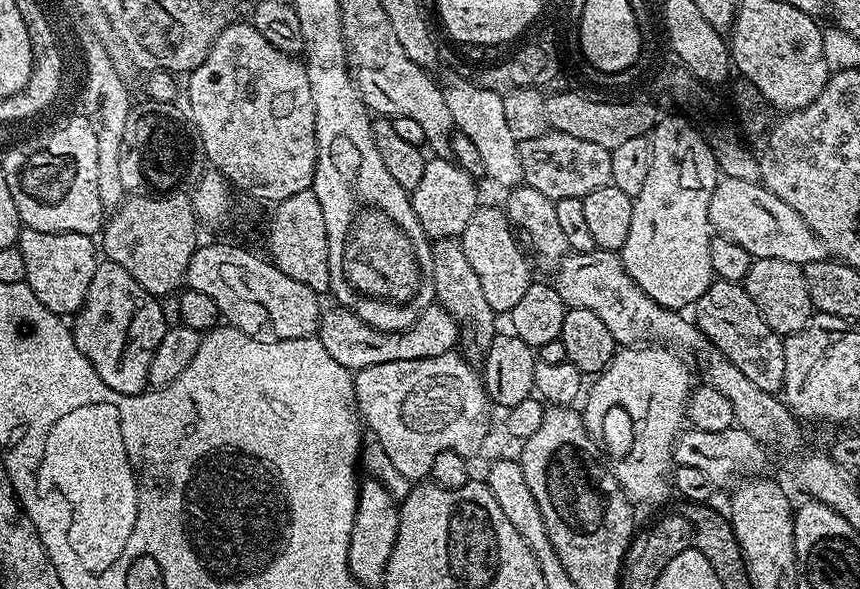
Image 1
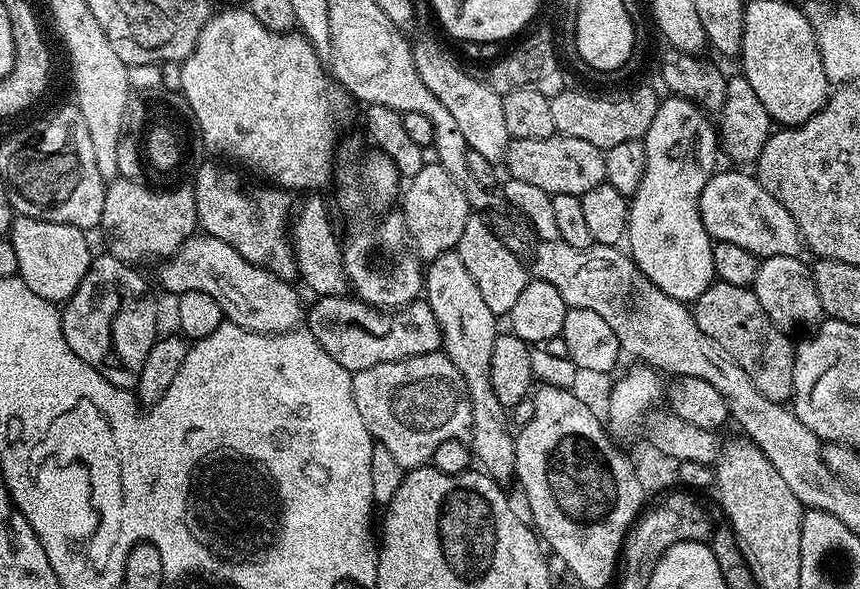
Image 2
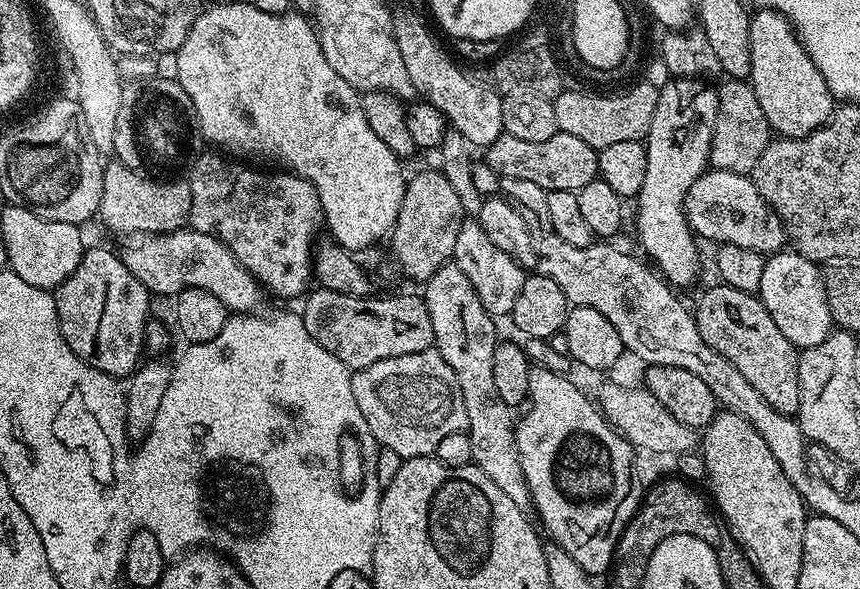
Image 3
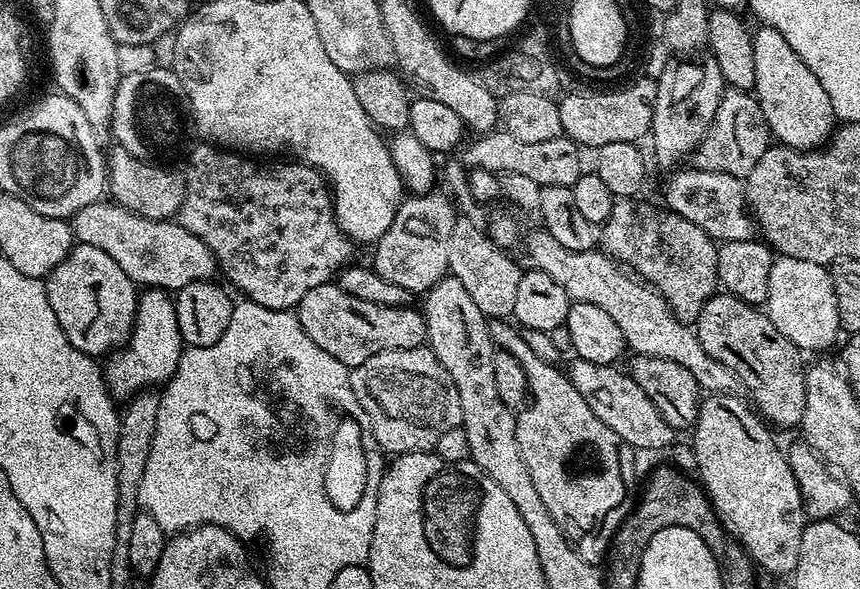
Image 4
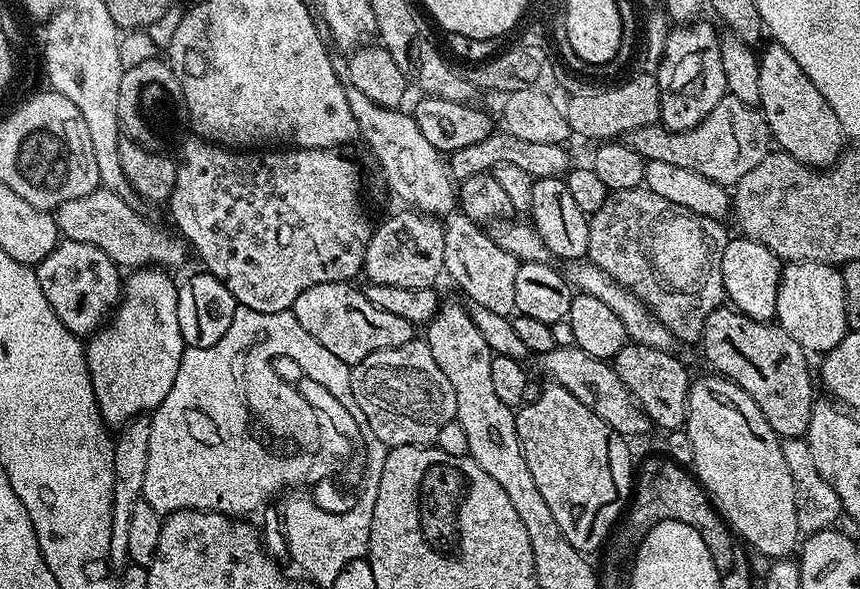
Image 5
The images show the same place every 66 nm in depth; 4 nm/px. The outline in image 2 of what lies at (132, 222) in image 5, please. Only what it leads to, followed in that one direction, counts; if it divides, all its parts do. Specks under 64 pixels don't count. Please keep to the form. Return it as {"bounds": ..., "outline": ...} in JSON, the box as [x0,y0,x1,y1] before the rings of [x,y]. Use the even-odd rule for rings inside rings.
{"bounds":[159,234,306,332],"outline":[[[207,234],[192,235],[175,254],[167,257],[159,268],[160,284],[166,291],[179,294],[190,290],[202,290],[202,294],[210,294],[210,298],[214,298],[214,302],[222,306],[227,323],[237,324],[251,332],[291,332],[299,325],[296,324],[299,320],[301,323],[306,312],[305,305],[300,305],[295,283],[278,278],[260,264],[246,262],[246,258],[242,258],[242,254],[234,250],[234,246]]]}

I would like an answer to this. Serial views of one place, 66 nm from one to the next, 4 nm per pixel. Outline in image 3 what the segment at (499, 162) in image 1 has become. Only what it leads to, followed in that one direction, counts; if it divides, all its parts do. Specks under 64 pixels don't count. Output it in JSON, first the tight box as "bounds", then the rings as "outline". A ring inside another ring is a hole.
{"bounds":[392,11,504,150],"outline":[[[405,11],[393,19],[392,29],[398,42],[398,51],[402,53],[402,63],[410,73],[410,82],[427,103],[433,104],[444,115],[445,121],[451,127],[458,129],[468,139],[469,145],[480,150],[487,148],[490,142],[494,142],[494,138],[504,132],[501,93],[487,83],[475,84],[459,68],[460,64],[440,49],[440,44],[432,37],[431,30],[419,20],[420,16],[415,11]]]}

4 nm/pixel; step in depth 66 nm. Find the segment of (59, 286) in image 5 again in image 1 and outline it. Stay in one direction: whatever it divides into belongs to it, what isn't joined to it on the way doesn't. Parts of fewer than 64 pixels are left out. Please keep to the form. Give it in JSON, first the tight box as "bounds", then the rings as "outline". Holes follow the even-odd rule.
{"bounds":[70,259,170,396],"outline":[[[109,259],[97,263],[84,305],[75,313],[70,327],[78,350],[86,354],[90,366],[98,370],[98,378],[102,378],[110,390],[137,396],[149,387],[148,375],[154,350],[158,350],[158,342],[162,342],[170,327],[169,321],[160,317],[160,304],[161,301],[142,290],[122,266]]]}

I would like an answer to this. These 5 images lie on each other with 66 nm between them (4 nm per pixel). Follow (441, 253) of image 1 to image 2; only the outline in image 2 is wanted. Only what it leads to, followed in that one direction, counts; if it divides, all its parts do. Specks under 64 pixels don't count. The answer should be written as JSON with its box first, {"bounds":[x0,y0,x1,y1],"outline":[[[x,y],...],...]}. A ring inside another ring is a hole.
{"bounds":[422,250,516,485],"outline":[[[454,250],[438,254],[438,258],[427,261],[422,292],[430,310],[434,310],[434,318],[438,318],[438,326],[444,339],[442,351],[450,358],[450,362],[454,362],[458,374],[462,374],[462,378],[466,382],[466,390],[472,403],[470,447],[475,463],[497,484],[507,485],[507,480],[511,481],[516,475],[516,442],[513,429],[508,429],[508,426],[510,427],[509,409],[504,408],[502,402],[498,402],[498,397],[494,395],[494,386],[490,386],[490,357],[492,357],[494,342],[498,335],[498,329],[496,329],[498,318],[490,310],[490,306],[486,306],[482,293],[479,292],[478,285],[474,282],[474,277],[468,273],[462,258],[458,258],[458,254]]]}

